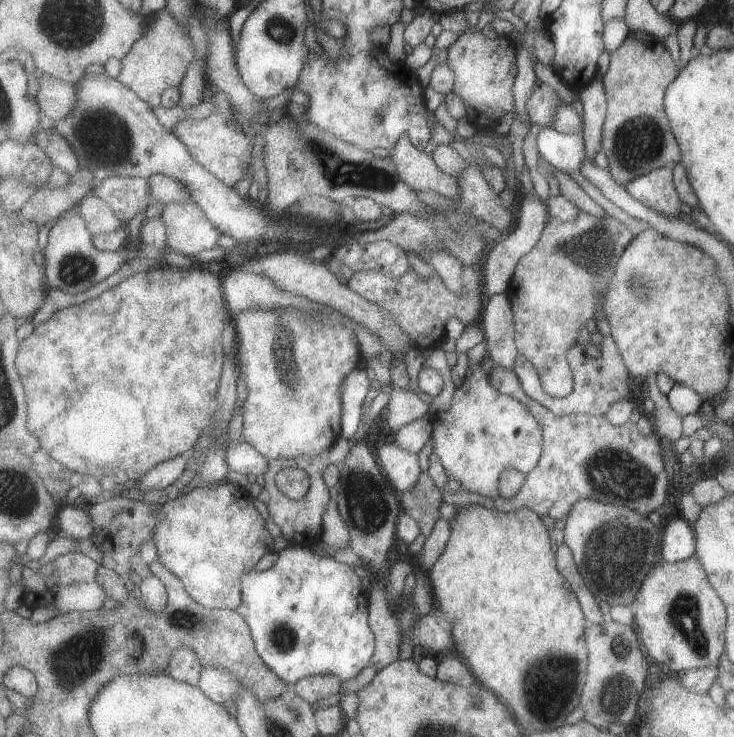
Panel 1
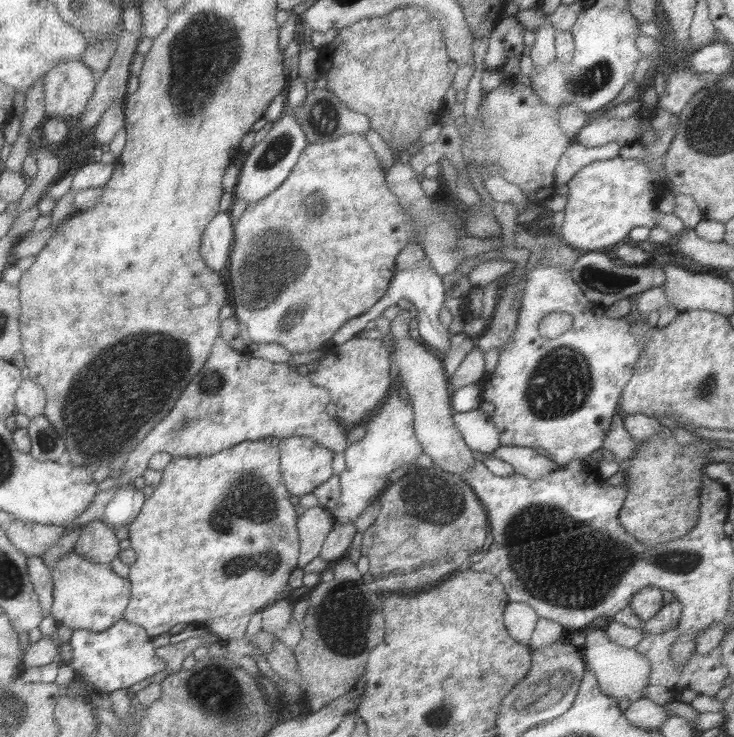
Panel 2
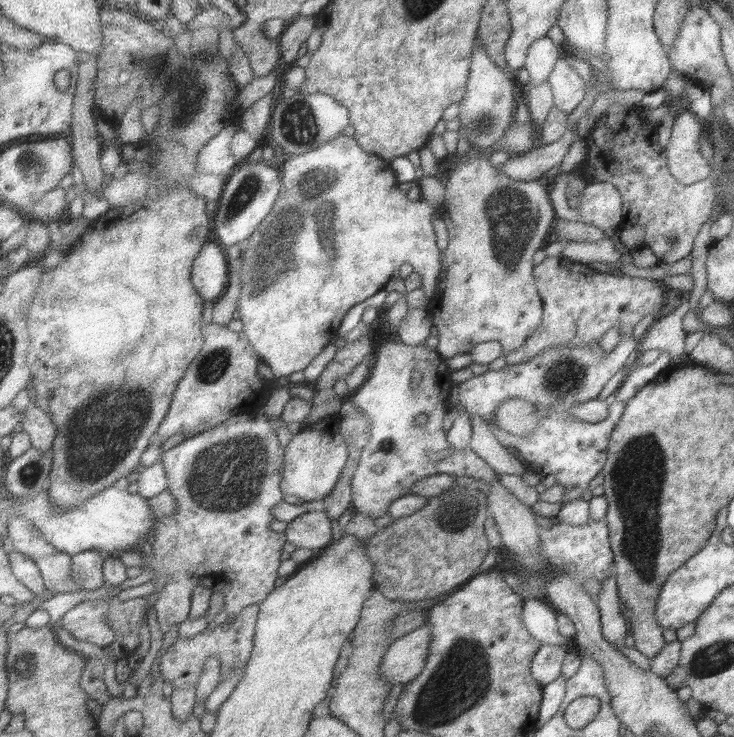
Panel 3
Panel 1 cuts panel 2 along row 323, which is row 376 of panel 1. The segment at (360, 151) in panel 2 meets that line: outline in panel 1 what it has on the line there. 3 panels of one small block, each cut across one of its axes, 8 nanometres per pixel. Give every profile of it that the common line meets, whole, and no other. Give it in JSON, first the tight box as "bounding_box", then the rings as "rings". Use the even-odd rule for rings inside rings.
{"bounding_box":[233,304,365,462],"rings":[[[321,304],[319,312],[303,312],[301,308],[279,308],[279,310],[243,310],[233,316],[237,322],[237,360],[241,366],[243,380],[249,396],[243,404],[243,434],[241,438],[253,444],[271,462],[279,458],[297,460],[301,456],[319,458],[331,452],[335,442],[341,438],[341,416],[343,416],[343,380],[355,368],[361,368],[365,360],[361,354],[359,340],[355,336],[353,318],[339,310]]]}

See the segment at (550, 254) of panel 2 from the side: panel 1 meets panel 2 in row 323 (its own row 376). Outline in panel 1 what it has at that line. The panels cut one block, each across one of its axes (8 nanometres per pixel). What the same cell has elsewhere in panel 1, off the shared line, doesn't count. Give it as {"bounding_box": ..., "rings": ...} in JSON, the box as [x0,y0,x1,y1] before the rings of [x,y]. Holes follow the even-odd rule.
{"bounding_box":[449,368,667,520],"rings":[[[493,368],[489,382],[495,390],[499,390],[505,396],[511,396],[519,402],[523,402],[529,412],[533,414],[533,418],[539,422],[541,432],[543,432],[543,452],[541,458],[537,462],[537,466],[527,474],[521,490],[517,496],[513,496],[513,500],[507,502],[507,508],[499,508],[499,498],[485,498],[481,494],[475,492],[467,492],[461,490],[459,494],[451,494],[449,498],[455,500],[455,506],[483,506],[483,508],[493,508],[493,510],[523,510],[529,508],[533,510],[537,516],[549,516],[553,520],[557,518],[567,518],[571,506],[577,500],[599,500],[617,508],[631,508],[635,512],[639,512],[641,516],[649,516],[651,512],[659,512],[661,504],[665,502],[665,494],[667,494],[667,472],[661,460],[661,446],[659,446],[659,436],[655,432],[643,436],[637,430],[635,422],[625,422],[621,426],[613,426],[605,420],[605,416],[591,416],[591,414],[571,414],[571,416],[557,416],[553,414],[549,408],[545,408],[543,404],[535,402],[533,398],[527,396],[527,392],[523,392],[521,382],[517,378],[517,374],[513,370],[505,370],[505,368]]]}

